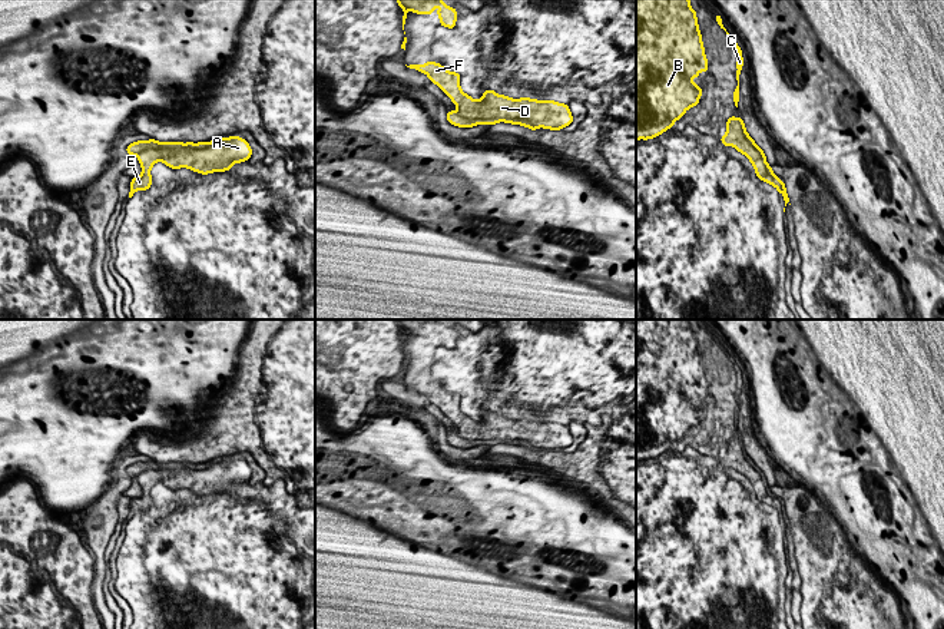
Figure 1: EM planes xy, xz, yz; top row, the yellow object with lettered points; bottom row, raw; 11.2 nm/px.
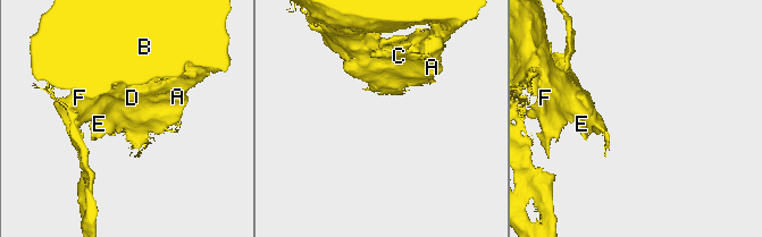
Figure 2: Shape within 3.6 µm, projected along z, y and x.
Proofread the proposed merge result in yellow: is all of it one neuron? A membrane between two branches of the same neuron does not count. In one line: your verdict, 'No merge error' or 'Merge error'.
Merge error

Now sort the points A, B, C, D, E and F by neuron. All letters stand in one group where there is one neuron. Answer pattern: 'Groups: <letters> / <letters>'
Groups: A B D E F / C

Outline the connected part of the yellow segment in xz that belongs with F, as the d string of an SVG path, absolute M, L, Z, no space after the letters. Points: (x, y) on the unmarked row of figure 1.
M433 381L425 385L410 385L428 397L457 427L458 436L466 440L526 440L536 448L564 448L573 443L569 426L553 421L536 421L529 418L511 420L497 416L494 411L484 411L480 421L466 416L460 408L460 394L448 393Z

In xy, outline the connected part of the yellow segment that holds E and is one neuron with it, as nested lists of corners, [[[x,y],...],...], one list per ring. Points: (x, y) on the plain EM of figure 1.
[[[218,458],[205,470],[145,470],[138,476],[142,487],[142,496],[132,499],[129,519],[136,512],[146,512],[152,506],[150,490],[162,481],[172,490],[188,489],[198,494],[225,493],[233,484],[248,481],[252,476],[249,464],[239,458]]]

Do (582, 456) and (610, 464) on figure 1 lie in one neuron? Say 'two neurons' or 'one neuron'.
one neuron

